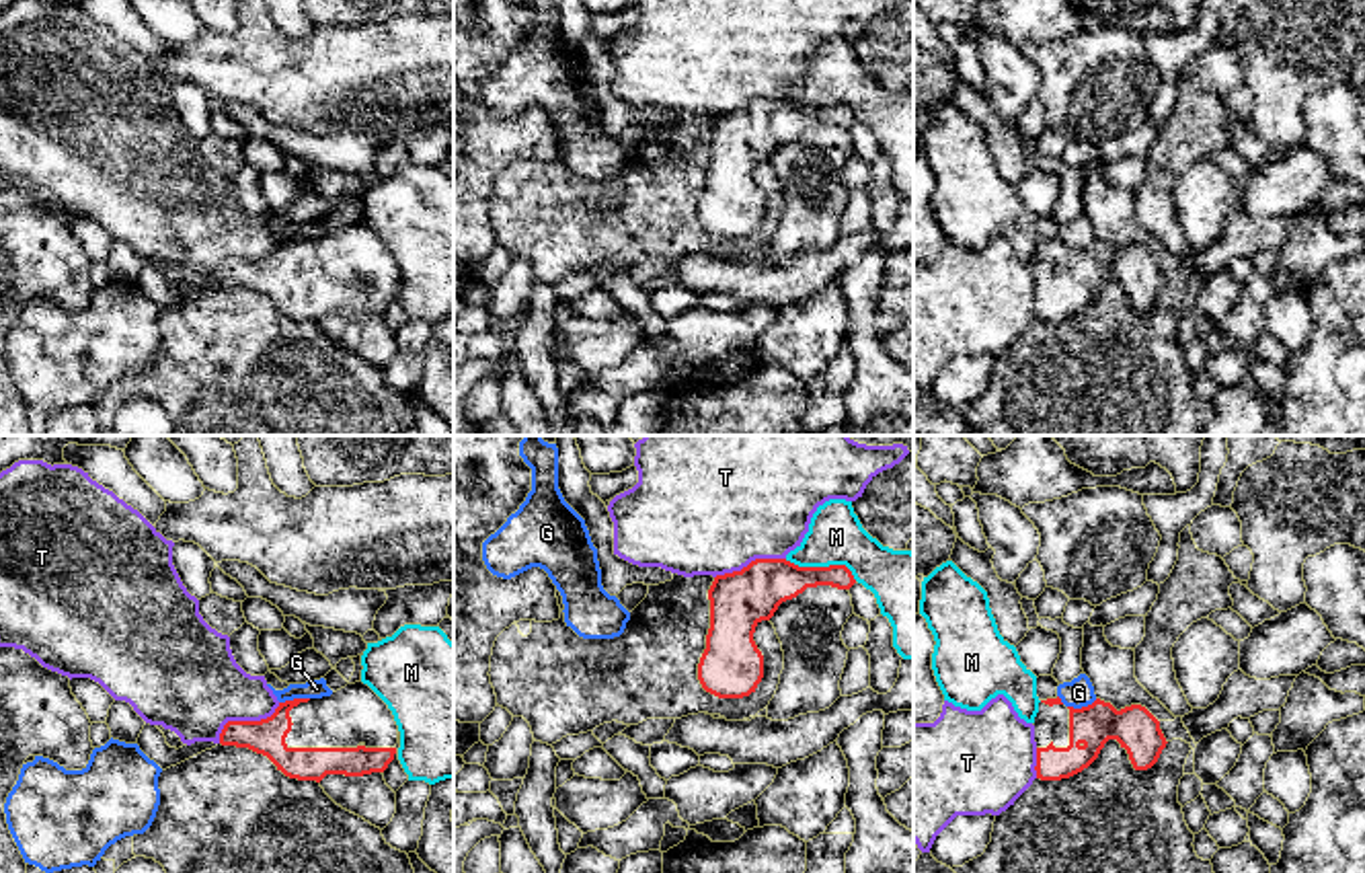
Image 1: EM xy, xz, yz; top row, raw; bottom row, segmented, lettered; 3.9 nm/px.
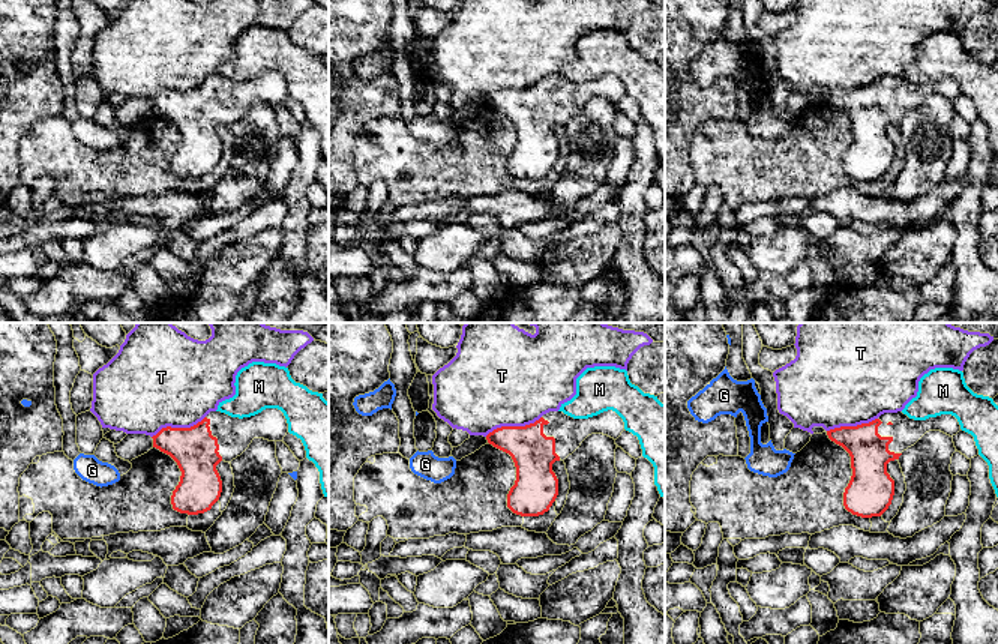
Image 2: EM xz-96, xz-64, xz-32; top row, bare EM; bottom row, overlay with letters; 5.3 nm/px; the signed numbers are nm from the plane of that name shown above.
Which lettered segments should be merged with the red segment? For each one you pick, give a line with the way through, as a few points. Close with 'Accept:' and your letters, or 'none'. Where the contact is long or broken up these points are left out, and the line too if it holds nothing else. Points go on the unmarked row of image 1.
Accept: none

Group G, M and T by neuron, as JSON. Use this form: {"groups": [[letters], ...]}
{"groups": [["G"], ["M"], ["T"]]}

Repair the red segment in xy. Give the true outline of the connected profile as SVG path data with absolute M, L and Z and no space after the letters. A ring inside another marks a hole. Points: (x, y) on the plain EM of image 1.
M355 222L330 236L279 242L275 253L261 261L228 261L220 273L220 283L263 294L289 318L320 322L326 314L363 316L384 312L396 294L398 265L388 244L367 224Z

